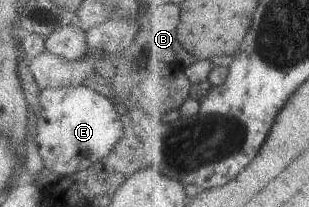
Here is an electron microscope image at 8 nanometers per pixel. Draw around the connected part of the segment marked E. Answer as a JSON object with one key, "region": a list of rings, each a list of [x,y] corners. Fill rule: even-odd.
{"region":[[[90,87],[46,88],[40,92],[40,112],[37,114],[35,142],[44,166],[59,177],[83,170],[101,157],[107,156],[122,137],[126,113]]]}

